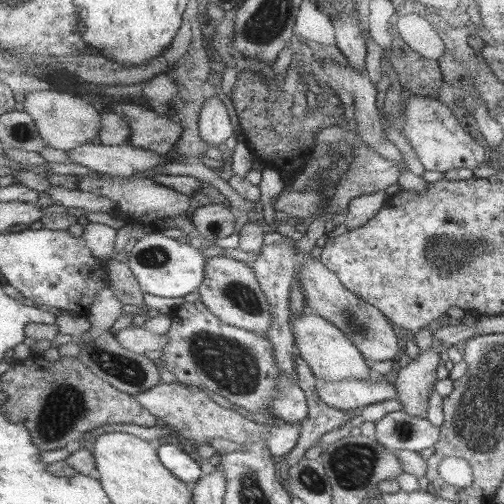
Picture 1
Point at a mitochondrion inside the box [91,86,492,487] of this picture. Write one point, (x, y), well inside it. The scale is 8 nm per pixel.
(232, 366)

